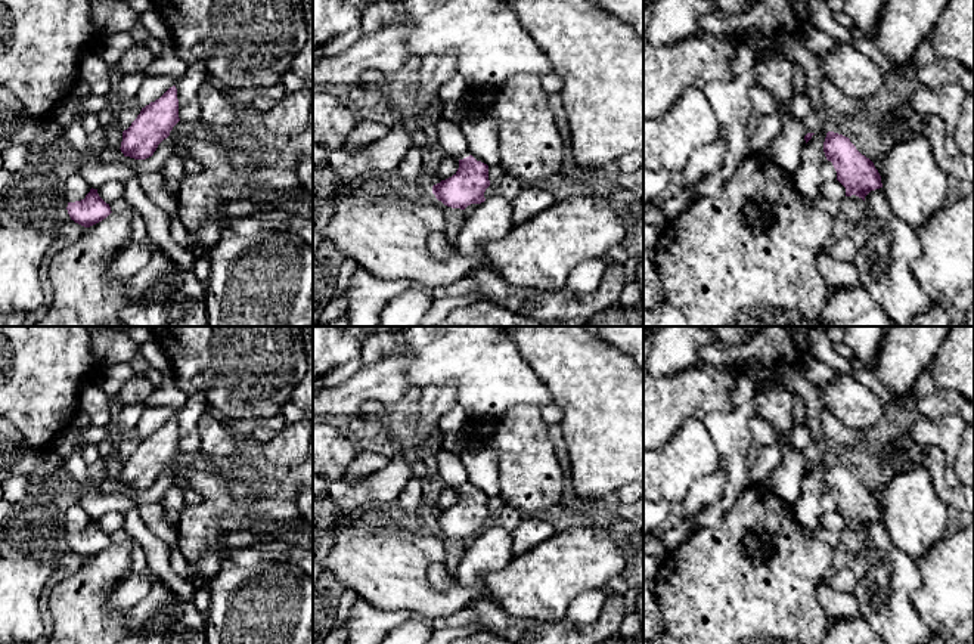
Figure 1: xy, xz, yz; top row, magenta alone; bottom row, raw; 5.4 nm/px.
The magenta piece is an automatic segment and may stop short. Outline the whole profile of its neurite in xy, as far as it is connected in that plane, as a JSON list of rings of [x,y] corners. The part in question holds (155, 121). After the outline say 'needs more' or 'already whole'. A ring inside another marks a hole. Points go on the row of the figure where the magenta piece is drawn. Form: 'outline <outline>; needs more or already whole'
outline [[[173,86],[159,99],[142,108],[131,126],[122,131],[121,152],[134,160],[152,157],[179,121],[177,89]]]; already whole

